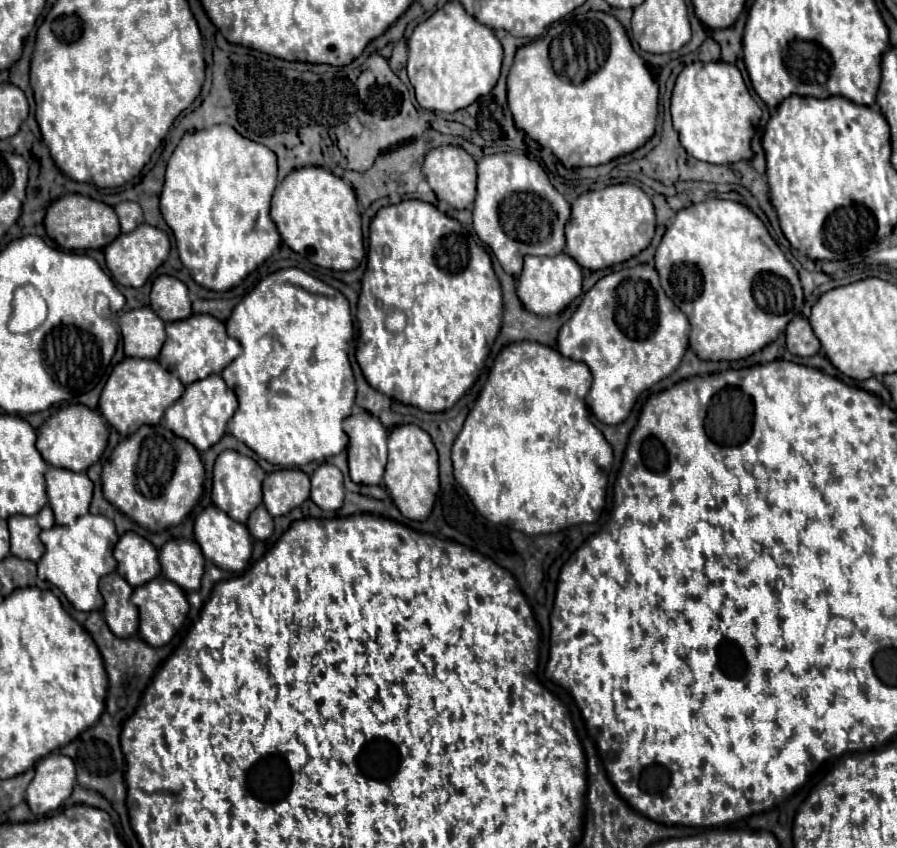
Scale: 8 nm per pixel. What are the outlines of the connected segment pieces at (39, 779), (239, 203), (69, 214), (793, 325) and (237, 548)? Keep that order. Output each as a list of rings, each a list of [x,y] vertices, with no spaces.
[[[50,753],[36,765],[36,775],[26,789],[26,801],[36,815],[56,811],[76,785],[74,761],[62,753]]]
[[[214,125],[210,129],[198,129],[198,131],[184,133],[184,137],[176,145],[176,149],[170,155],[168,165],[166,165],[166,179],[164,179],[164,187],[160,193],[160,213],[162,213],[164,221],[168,223],[168,227],[174,231],[182,265],[190,271],[192,279],[198,285],[212,289],[212,291],[228,291],[228,289],[240,285],[248,273],[252,273],[262,261],[266,261],[272,255],[272,251],[276,247],[280,247],[282,239],[280,239],[280,233],[270,217],[270,197],[276,189],[276,183],[278,183],[278,157],[274,157],[274,151],[266,149],[266,145],[258,145],[256,141],[250,141],[248,137],[242,137],[240,133],[234,133],[234,129],[230,129],[230,125]]]
[[[68,193],[68,195],[56,199],[46,211],[44,227],[46,227],[46,233],[50,239],[54,239],[60,247],[70,249],[70,251],[102,249],[110,241],[114,241],[114,237],[118,237],[118,233],[120,233],[118,217],[110,205],[96,201],[92,197],[86,197],[86,195],[78,195],[78,193]]]
[[[794,317],[794,321],[790,321],[790,325],[786,327],[786,347],[800,357],[808,357],[820,351],[820,341],[818,337],[814,337],[814,331],[808,323],[808,319],[804,317]]]
[[[208,505],[194,519],[194,537],[196,537],[196,543],[200,545],[204,557],[210,559],[216,567],[220,567],[224,571],[232,571],[232,573],[242,573],[250,565],[250,555],[252,555],[250,531],[246,529],[244,523],[234,521],[216,505]]]

